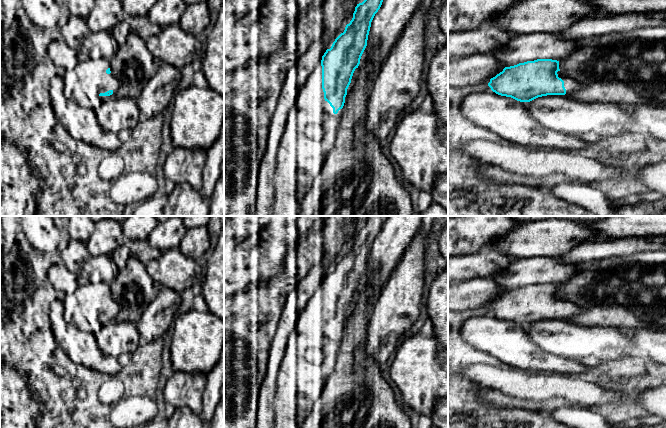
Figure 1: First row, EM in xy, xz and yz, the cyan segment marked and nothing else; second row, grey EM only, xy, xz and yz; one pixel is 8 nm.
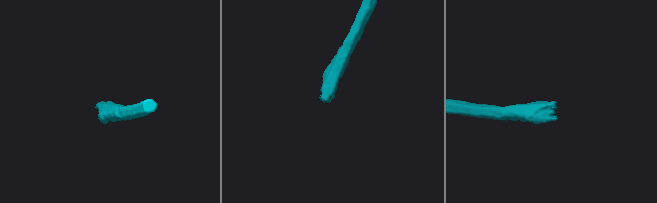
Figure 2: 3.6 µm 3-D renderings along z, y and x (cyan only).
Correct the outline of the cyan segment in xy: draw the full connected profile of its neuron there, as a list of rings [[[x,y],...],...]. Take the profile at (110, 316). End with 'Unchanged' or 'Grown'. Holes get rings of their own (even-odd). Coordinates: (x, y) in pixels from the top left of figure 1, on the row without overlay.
[[[106,283],[79,285],[62,302],[65,321],[94,335],[105,325],[116,322],[120,310],[120,305],[112,298],[110,286]]]. Grown

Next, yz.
[[[537,283],[505,291],[490,303],[488,310],[496,318],[511,321],[524,330],[547,319],[571,322],[574,315],[584,312],[583,307],[563,299],[559,285],[552,283]]]. Grown

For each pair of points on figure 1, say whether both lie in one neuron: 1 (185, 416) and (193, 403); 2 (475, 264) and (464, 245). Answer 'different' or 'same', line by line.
1: different
2: different

